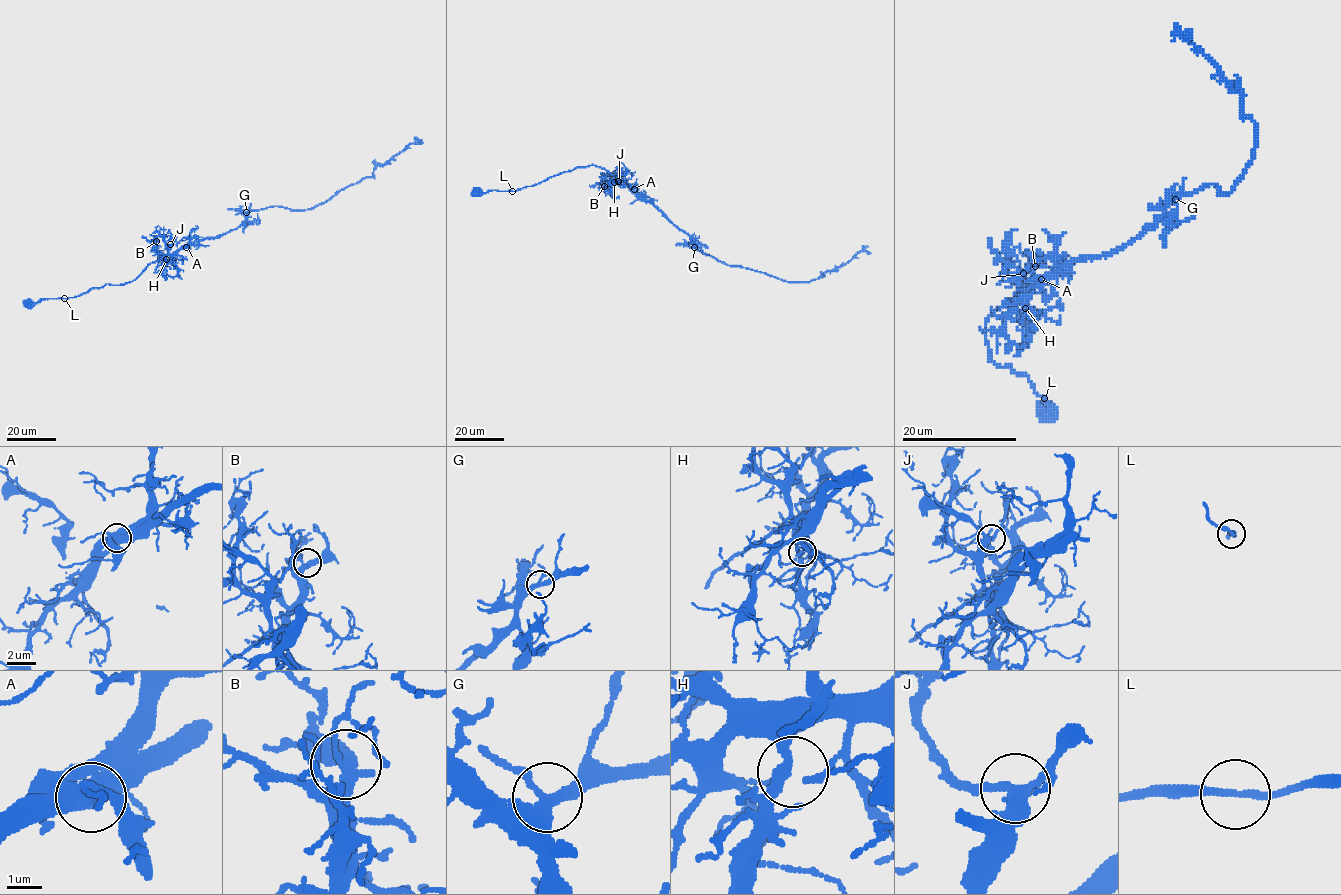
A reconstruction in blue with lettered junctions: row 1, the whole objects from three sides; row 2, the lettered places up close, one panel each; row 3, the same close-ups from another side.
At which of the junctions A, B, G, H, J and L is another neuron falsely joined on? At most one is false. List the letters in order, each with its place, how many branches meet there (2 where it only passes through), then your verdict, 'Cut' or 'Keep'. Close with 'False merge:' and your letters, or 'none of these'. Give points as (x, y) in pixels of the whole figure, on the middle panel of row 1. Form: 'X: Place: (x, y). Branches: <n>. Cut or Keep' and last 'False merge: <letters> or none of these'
A: Place: (634, 189). Branches: 3. Keep
B: Place: (604, 186). Branches: 3. Keep
G: Place: (694, 247). Branches: 3. Keep
H: Place: (614, 182). Branches: 2. Keep
J: Place: (618, 181). Branches: 4. Keep
L: Place: (512, 191). Branches: 2. Keep
False merge: none of these

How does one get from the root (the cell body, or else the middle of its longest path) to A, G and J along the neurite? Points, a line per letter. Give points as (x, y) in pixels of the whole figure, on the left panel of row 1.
A: (28, 305), (45, 299), (75, 297), (106, 284), (123, 285), (133, 281), (151, 263), (186, 247)
G: (28, 305), (133, 281), (151, 263), (196, 241), (236, 229), (246, 212)
J: (28, 305), (45, 299), (75, 297), (106, 284), (123, 285), (133, 281), (149, 264), (165, 257), (170, 244)

